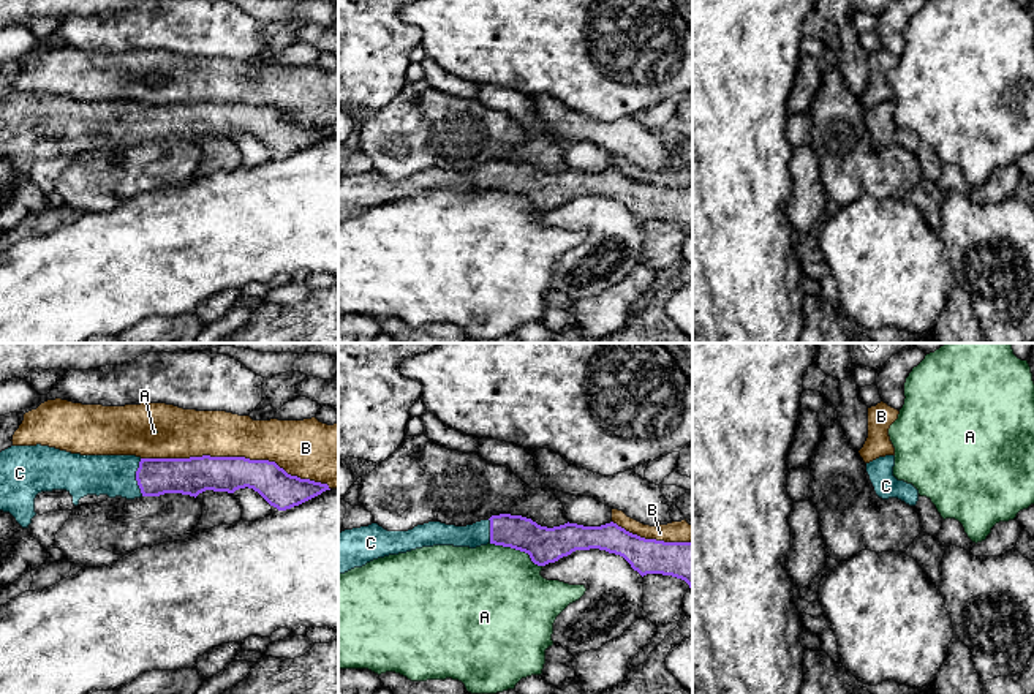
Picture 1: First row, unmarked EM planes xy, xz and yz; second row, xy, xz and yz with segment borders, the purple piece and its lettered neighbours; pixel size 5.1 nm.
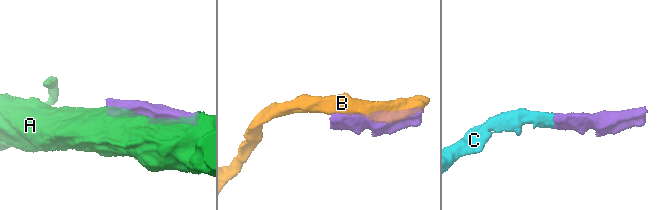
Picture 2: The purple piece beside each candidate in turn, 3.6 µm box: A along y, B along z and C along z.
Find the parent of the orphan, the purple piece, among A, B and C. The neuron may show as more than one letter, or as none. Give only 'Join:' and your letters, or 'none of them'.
Join: C

